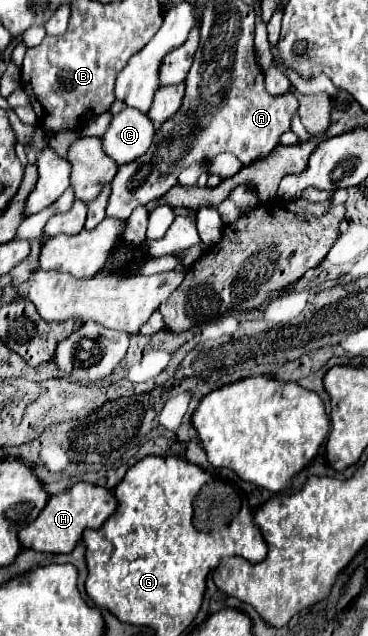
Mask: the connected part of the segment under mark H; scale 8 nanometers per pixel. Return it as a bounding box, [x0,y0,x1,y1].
[19,482,117,554]

